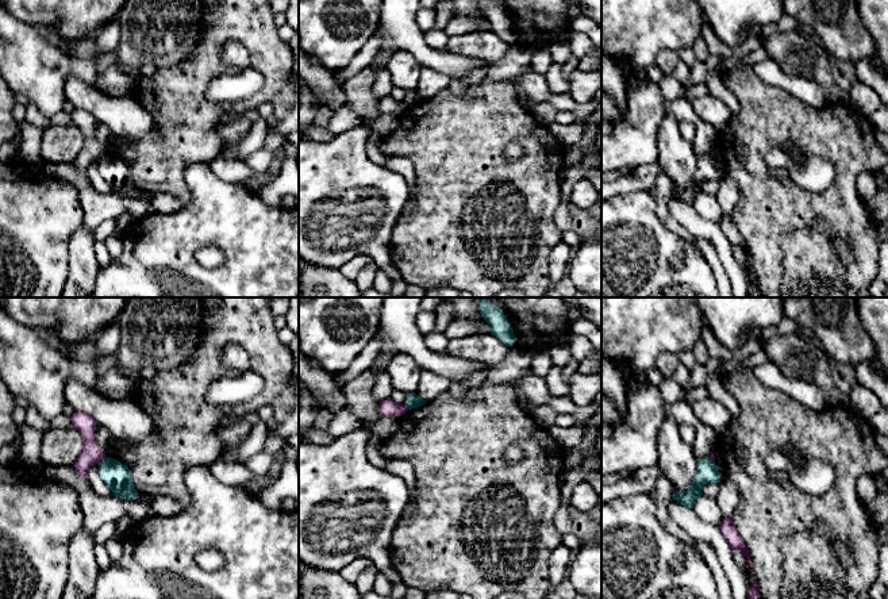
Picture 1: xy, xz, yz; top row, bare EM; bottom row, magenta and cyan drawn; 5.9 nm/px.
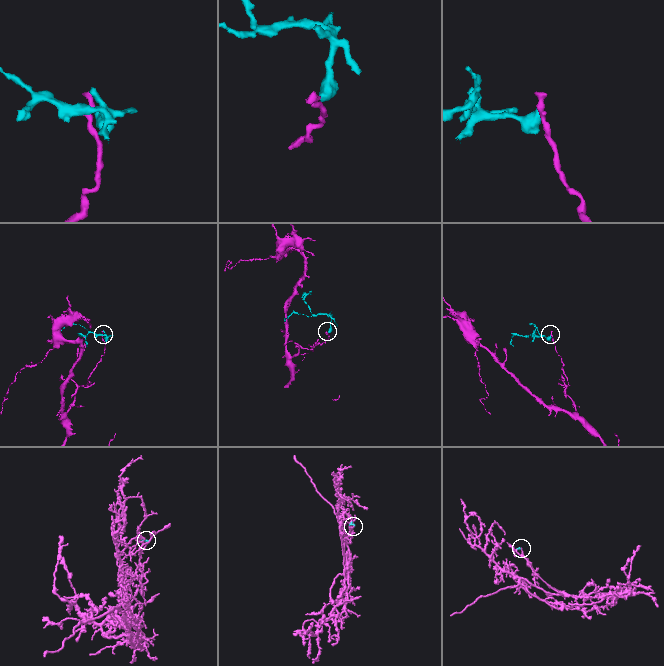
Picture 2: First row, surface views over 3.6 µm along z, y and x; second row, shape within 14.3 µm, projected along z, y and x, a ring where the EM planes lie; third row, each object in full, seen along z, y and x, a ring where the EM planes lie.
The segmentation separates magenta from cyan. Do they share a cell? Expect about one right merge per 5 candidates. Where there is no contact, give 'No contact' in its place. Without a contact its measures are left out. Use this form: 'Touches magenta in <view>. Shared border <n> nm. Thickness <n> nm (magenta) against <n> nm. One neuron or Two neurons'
Touches magenta in xy. Shared border 80 nm. Thickness 130 nm (magenta) against 160 nm. Two neurons

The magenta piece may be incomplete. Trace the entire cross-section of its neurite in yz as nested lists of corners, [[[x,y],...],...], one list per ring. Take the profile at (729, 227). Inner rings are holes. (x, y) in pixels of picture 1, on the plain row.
[[[731,214],[723,216],[719,226],[723,230],[724,235],[727,237],[729,242],[735,247],[739,247],[747,256],[747,260],[750,261],[750,264],[754,269],[749,246],[746,245],[739,230],[737,229],[735,223],[733,222]]]

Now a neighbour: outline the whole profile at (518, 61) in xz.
[[[515,38],[508,54],[495,64],[489,64],[484,81],[514,80],[524,74],[531,66],[534,49]]]

